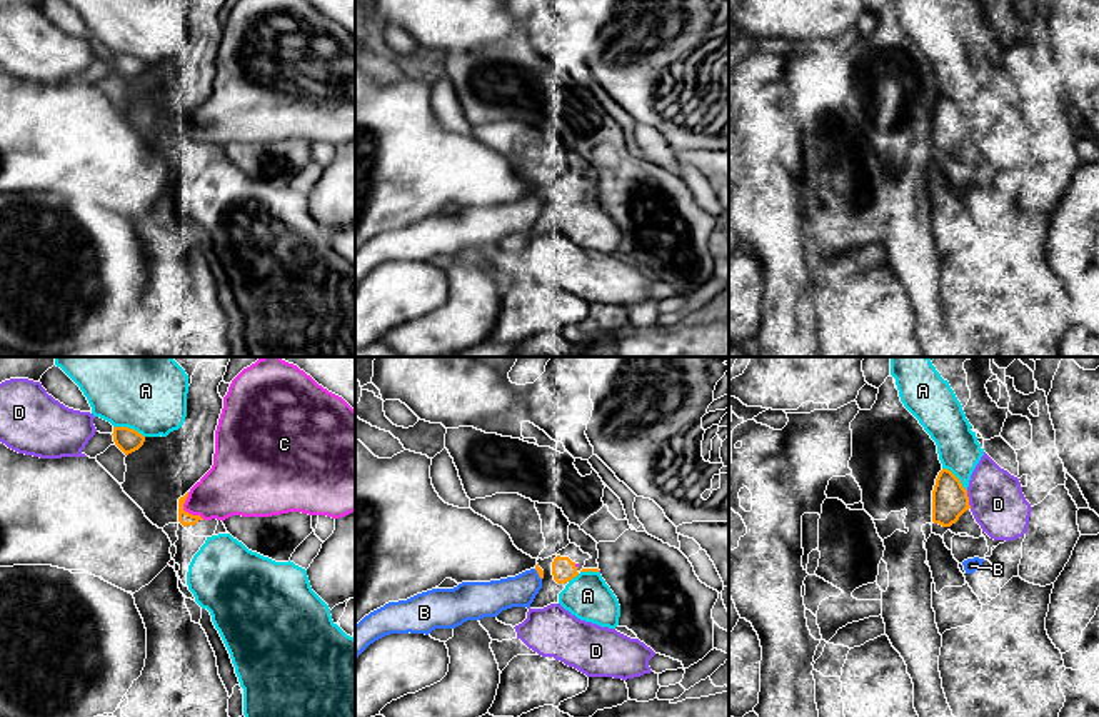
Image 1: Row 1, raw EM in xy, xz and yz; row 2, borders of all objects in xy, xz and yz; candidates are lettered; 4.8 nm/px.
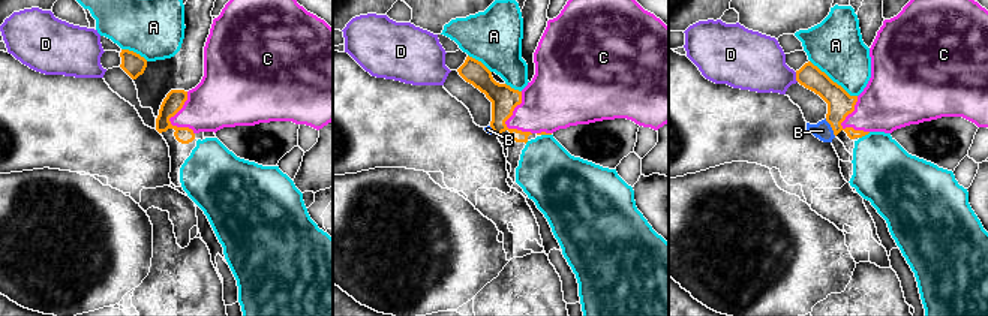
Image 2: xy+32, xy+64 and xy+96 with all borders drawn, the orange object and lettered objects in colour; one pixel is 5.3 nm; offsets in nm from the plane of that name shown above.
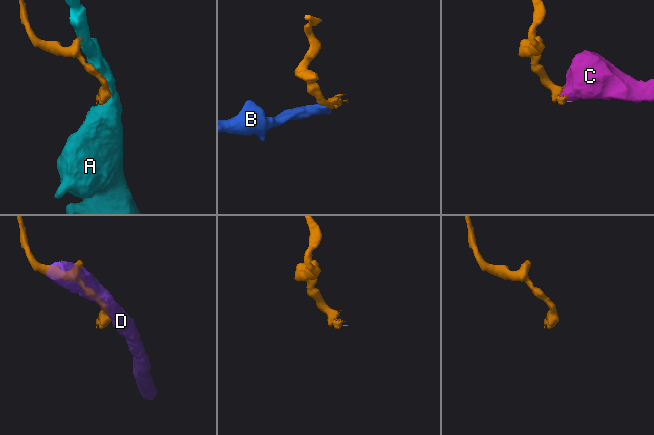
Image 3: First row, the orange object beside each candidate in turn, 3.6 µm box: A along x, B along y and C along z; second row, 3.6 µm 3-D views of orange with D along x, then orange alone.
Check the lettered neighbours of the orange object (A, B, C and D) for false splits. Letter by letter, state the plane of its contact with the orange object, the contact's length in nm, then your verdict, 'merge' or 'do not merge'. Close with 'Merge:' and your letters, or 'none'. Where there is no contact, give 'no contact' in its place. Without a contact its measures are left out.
A: xy | 160 nm | do not merge
B: xz | 70 nm | merge
C: xy | 160 nm | merge
D: yz | 90 nm | do not merge
Merge: B, C

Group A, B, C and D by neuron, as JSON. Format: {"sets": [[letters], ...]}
{"sets": [["A"], ["B", "C"], ["D"]]}

